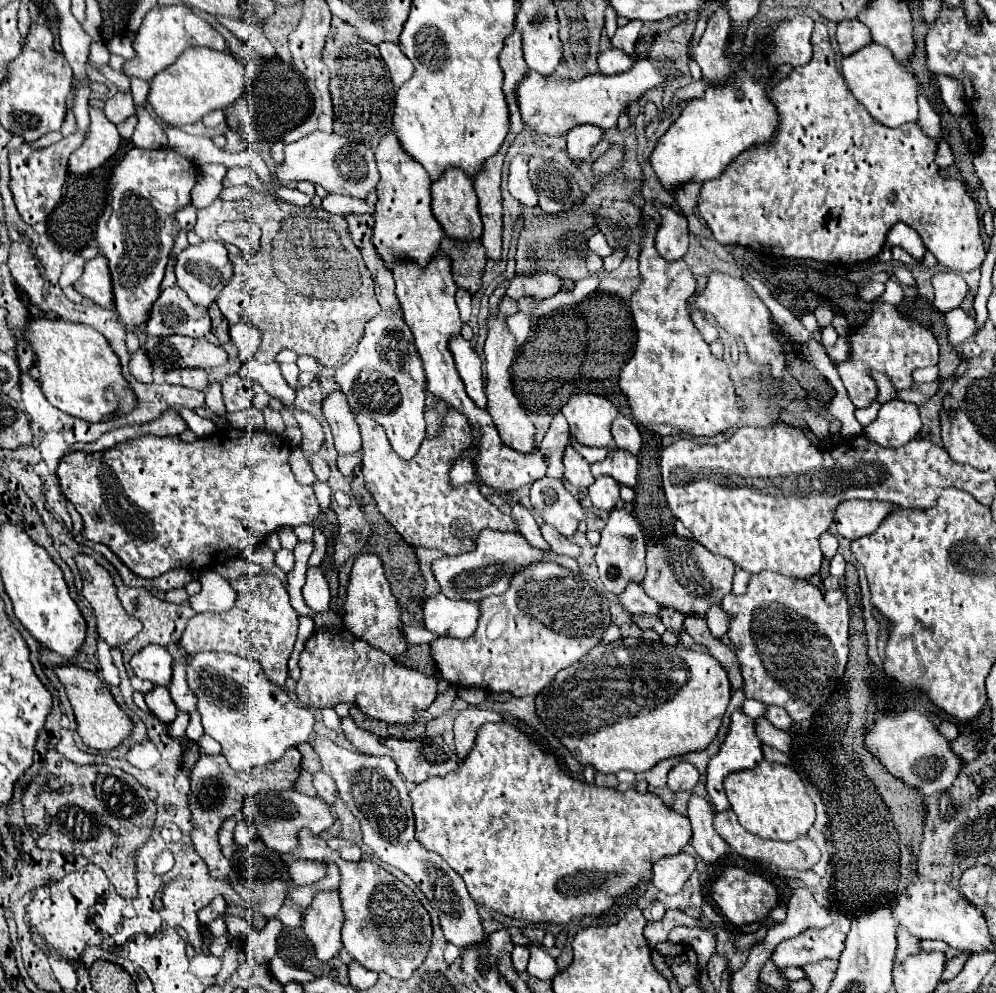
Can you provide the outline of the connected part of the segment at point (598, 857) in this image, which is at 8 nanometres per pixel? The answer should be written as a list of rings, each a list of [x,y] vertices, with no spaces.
[[[497,722],[497,724],[483,724],[477,732],[477,740],[475,746],[471,748],[467,760],[463,760],[459,764],[459,768],[455,772],[451,772],[451,776],[443,776],[443,778],[431,778],[425,780],[421,784],[417,784],[411,792],[409,798],[413,802],[413,816],[415,816],[415,838],[431,852],[439,854],[467,884],[467,890],[471,894],[471,898],[479,904],[479,906],[487,906],[493,908],[505,916],[517,918],[517,920],[527,920],[527,922],[551,922],[551,924],[565,924],[569,920],[573,920],[575,916],[587,916],[587,914],[603,914],[607,912],[615,898],[635,892],[637,886],[641,882],[649,882],[651,876],[651,860],[657,860],[659,856],[665,854],[675,854],[681,852],[681,848],[691,840],[691,824],[687,816],[681,816],[679,812],[667,808],[661,798],[657,798],[655,794],[639,794],[637,790],[627,790],[627,792],[619,792],[619,790],[609,790],[609,788],[597,788],[595,784],[587,786],[585,782],[579,782],[571,776],[567,776],[553,754],[549,754],[543,746],[539,746],[537,742],[533,742],[529,736],[525,736],[523,732],[519,732],[517,728],[513,728],[507,722]]]

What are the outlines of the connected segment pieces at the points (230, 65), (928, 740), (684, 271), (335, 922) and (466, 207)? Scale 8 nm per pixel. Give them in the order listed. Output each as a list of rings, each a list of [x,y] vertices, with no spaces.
[[[189,48],[171,66],[151,78],[147,102],[165,124],[195,124],[205,114],[219,108],[225,110],[233,104],[257,72],[257,64],[243,64],[233,54],[215,52],[211,48]]]
[[[917,710],[881,712],[865,730],[863,744],[867,752],[871,752],[887,772],[891,772],[891,776],[915,788],[921,796],[947,790],[961,770],[961,760],[951,752],[949,742],[935,730],[929,718]]]
[[[645,238],[643,250],[639,254],[639,272],[641,284],[629,298],[635,338],[631,340],[631,356],[625,360],[619,372],[619,388],[627,396],[635,420],[647,428],[657,430],[659,434],[683,432],[691,436],[715,436],[725,432],[737,424],[743,406],[733,392],[727,364],[709,352],[709,344],[703,340],[687,314],[687,298],[695,292],[697,286],[695,276],[683,260],[663,260],[653,246],[653,238]]]
[[[319,892],[307,908],[303,930],[315,948],[319,962],[329,962],[341,950],[343,912],[339,892]]]
[[[447,168],[445,174],[431,184],[431,194],[433,194],[433,216],[437,218],[437,222],[441,224],[443,232],[449,238],[455,240],[477,240],[483,234],[483,224],[481,224],[481,216],[479,216],[479,208],[477,208],[477,194],[473,190],[473,180],[465,176],[465,172],[461,172],[459,168]]]

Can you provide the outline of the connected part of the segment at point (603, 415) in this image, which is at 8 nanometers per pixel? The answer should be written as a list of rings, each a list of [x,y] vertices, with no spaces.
[[[579,394],[573,396],[563,408],[563,416],[569,422],[569,432],[583,446],[611,446],[611,422],[617,416],[617,408],[603,396]]]

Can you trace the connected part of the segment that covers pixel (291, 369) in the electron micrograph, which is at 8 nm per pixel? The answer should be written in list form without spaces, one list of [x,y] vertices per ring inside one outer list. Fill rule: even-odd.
[[[281,364],[281,372],[283,372],[285,382],[287,382],[293,390],[297,390],[297,388],[299,388],[299,382],[297,382],[299,368],[297,368],[297,364]]]

